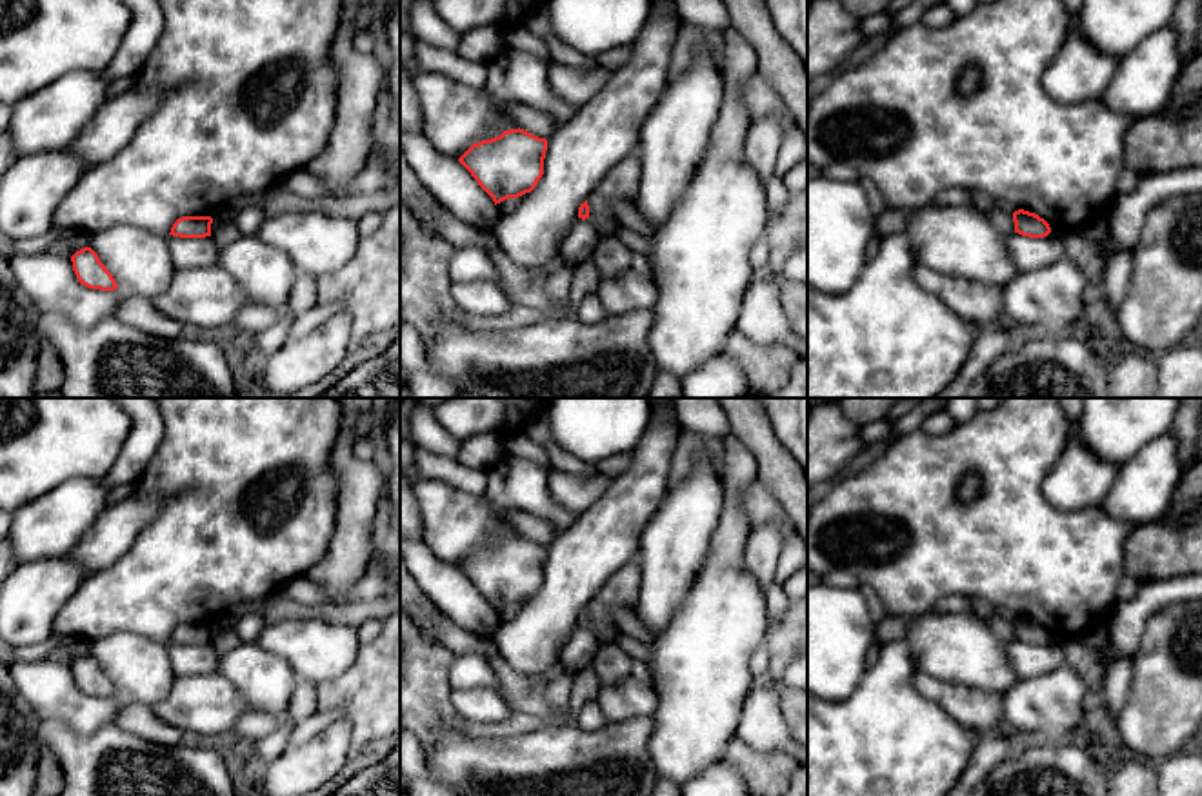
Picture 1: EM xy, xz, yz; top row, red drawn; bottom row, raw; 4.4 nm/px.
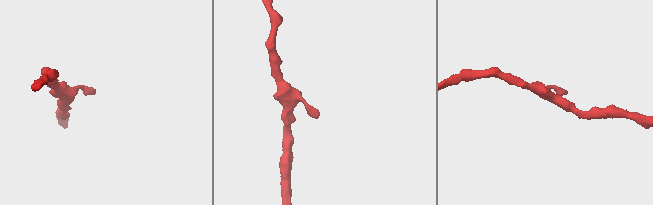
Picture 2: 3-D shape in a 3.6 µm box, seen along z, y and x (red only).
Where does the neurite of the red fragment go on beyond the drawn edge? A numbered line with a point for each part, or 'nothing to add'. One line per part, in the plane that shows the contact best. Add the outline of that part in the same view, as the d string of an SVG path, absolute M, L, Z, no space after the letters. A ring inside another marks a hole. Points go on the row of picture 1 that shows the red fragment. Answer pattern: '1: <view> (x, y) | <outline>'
nothing to add

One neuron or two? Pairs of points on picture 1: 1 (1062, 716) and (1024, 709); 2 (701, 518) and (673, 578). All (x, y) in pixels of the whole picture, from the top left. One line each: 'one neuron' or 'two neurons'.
1: one neuron
2: one neuron

